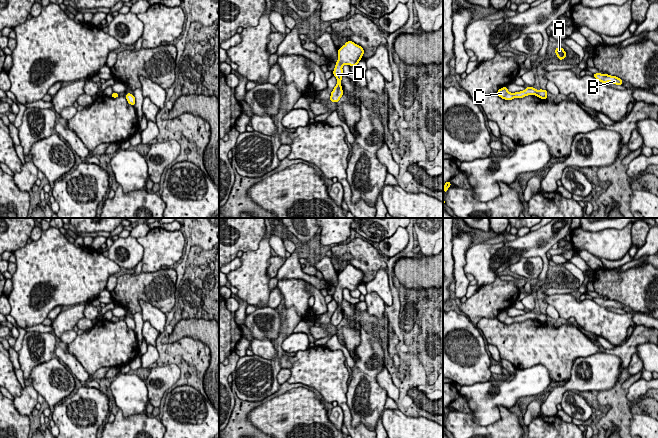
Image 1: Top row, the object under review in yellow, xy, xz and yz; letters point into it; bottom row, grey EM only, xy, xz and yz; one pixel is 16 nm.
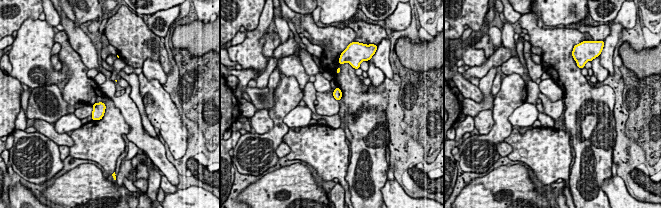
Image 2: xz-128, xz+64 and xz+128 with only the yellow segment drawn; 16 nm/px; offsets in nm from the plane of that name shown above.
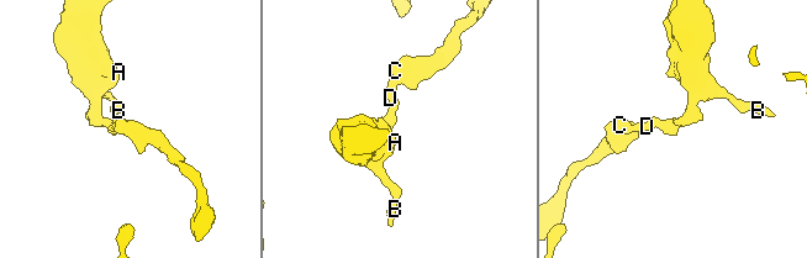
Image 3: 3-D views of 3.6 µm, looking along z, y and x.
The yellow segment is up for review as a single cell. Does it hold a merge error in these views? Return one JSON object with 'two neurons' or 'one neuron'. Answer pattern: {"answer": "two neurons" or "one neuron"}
{"answer": "one neuron"}

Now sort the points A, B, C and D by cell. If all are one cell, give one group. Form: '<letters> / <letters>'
A B C D

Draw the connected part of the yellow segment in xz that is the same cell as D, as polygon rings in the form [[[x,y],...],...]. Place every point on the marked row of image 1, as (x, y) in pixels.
[[[347,41],[344,46],[342,46],[338,51],[338,61],[335,63],[333,74],[337,78],[337,85],[331,92],[330,101],[337,103],[343,95],[343,90],[341,87],[341,79],[343,76],[342,66],[348,64],[350,66],[356,66],[361,60],[364,54],[364,49],[353,43],[352,41]]]

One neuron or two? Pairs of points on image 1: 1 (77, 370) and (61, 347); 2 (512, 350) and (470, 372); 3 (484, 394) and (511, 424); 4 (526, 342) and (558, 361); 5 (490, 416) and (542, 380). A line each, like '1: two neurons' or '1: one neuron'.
1: one neuron
2: two neurons
3: two neurons
4: one neuron
5: one neuron

